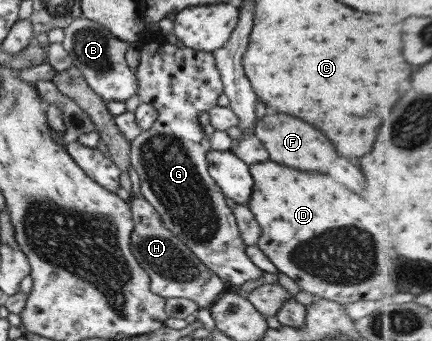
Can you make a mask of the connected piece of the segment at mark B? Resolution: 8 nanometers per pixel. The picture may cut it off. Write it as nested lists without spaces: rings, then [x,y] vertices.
[[[81,16],[63,28],[64,40],[61,46],[71,60],[71,67],[78,72],[80,79],[89,89],[98,93],[106,101],[125,102],[137,91],[137,80],[125,61],[124,53],[128,43],[114,38],[102,25]]]

